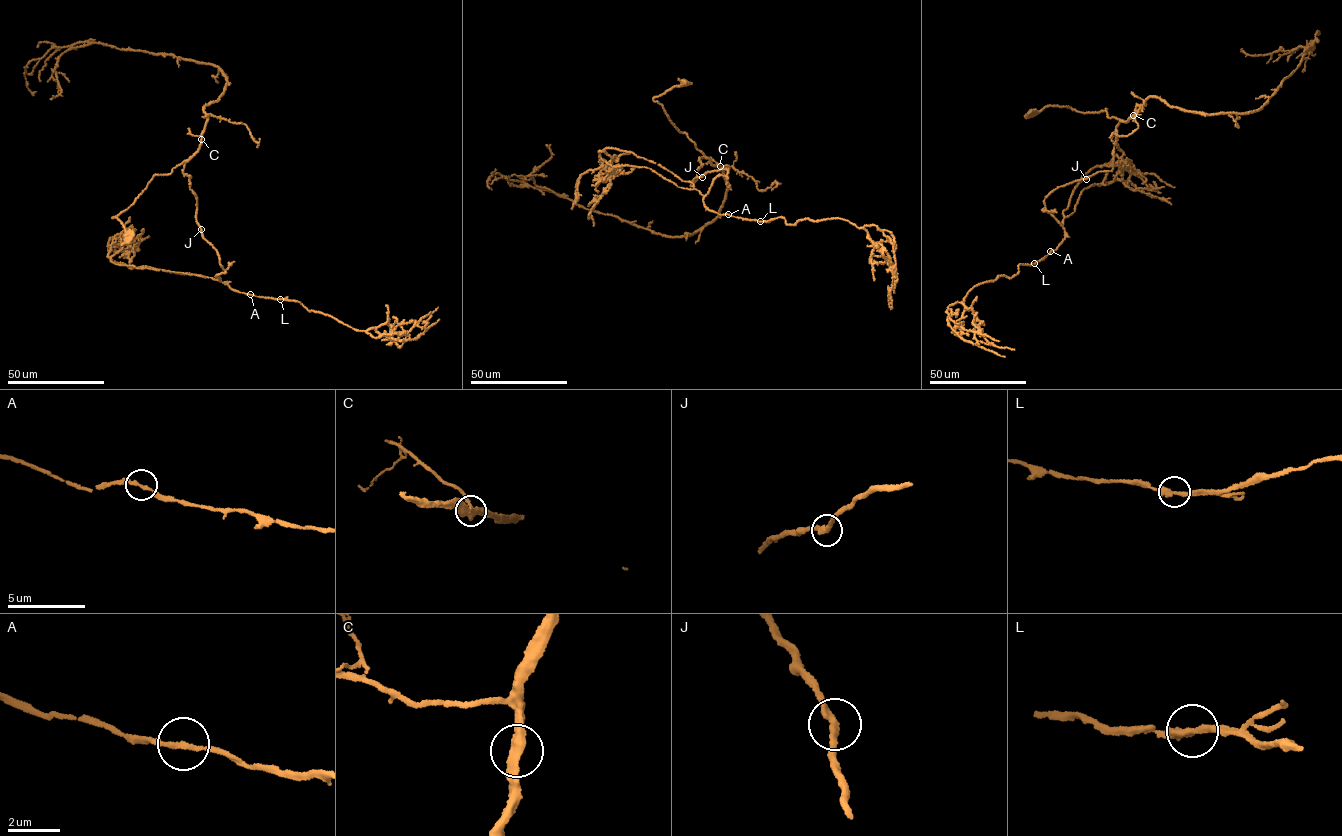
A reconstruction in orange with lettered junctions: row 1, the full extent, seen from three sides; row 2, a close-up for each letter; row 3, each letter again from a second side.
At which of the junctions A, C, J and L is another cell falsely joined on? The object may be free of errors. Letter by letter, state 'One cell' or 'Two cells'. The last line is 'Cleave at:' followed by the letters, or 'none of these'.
A: One cell
C: One cell
J: One cell
L: One cell
Cleave at: none of these

